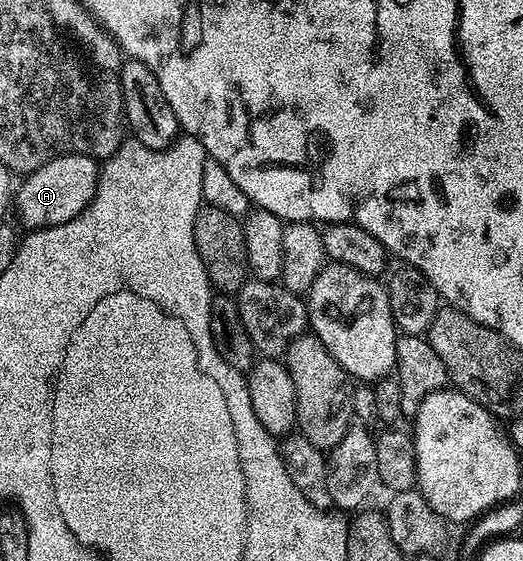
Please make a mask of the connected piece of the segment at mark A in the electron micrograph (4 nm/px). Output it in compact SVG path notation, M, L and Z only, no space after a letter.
M69 154L56 160L48 160L48 164L25 175L21 179L22 187L19 190L17 187L16 190L16 210L18 206L19 218L17 221L23 227L26 225L27 231L33 232L43 230L46 226L64 224L80 216L80 212L88 208L98 187L100 181L98 166L99 163L93 158L83 154Z

